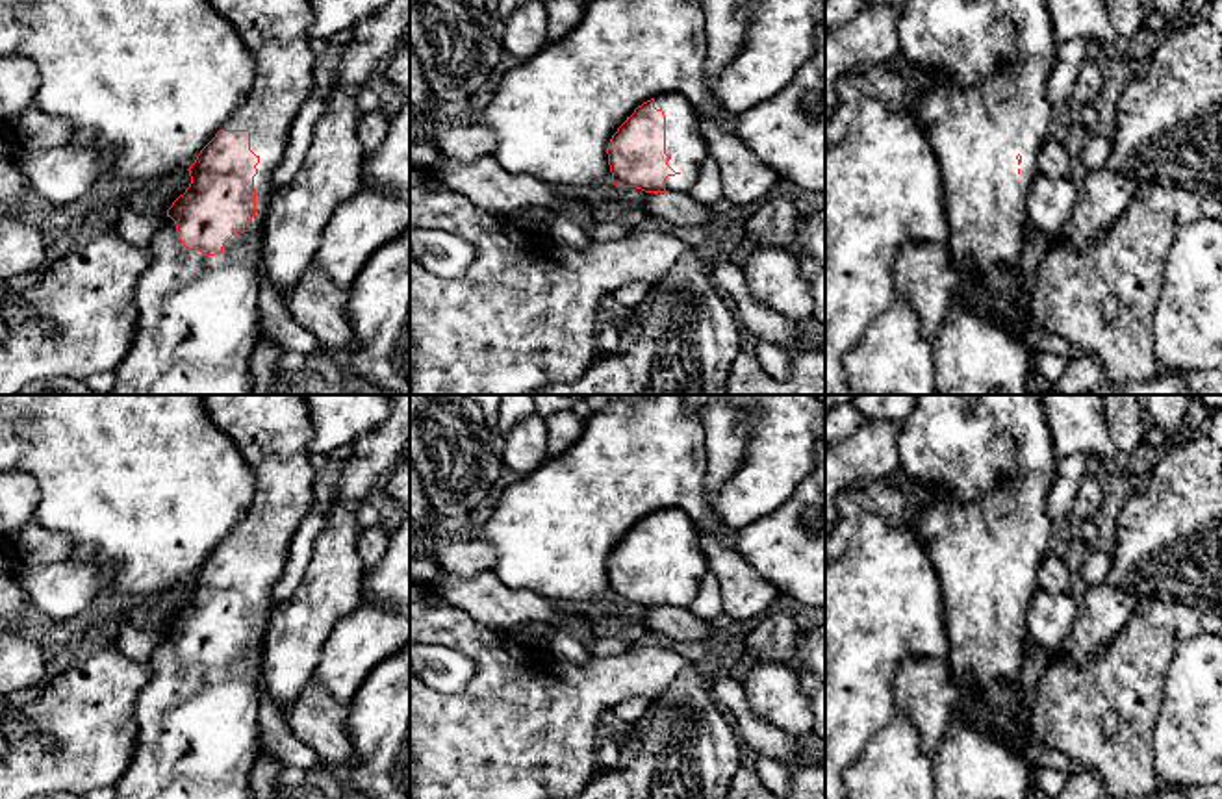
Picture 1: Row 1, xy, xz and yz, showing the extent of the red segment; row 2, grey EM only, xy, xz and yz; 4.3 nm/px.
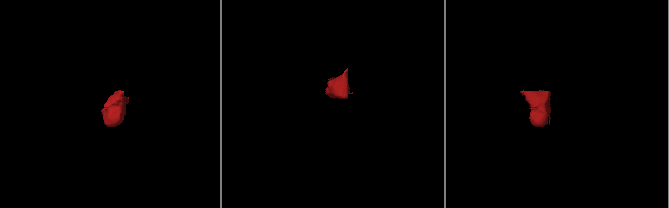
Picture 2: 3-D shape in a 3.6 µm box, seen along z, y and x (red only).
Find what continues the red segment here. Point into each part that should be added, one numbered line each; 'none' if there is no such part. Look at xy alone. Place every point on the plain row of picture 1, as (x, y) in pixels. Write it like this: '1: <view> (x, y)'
1: xy (197, 736)

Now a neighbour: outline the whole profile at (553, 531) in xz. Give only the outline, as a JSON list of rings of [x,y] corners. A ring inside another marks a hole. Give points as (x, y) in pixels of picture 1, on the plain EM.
[[[649,395],[640,402],[616,400],[586,417],[584,432],[566,452],[547,458],[532,473],[497,491],[488,519],[464,538],[495,551],[491,571],[504,586],[525,588],[567,606],[603,608],[614,601],[608,558],[638,521],[658,510],[679,508],[699,528],[706,526],[710,510],[705,501],[705,471],[705,426],[688,412],[682,395]]]

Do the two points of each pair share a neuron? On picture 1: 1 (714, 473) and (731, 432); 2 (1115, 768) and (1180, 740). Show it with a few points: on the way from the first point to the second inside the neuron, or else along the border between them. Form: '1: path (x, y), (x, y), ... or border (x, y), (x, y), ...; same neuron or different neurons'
1: path (720, 464), (725, 442); same neuron
2: border (1161, 709), (1154, 731), (1154, 772), (1159, 779); different neurons

